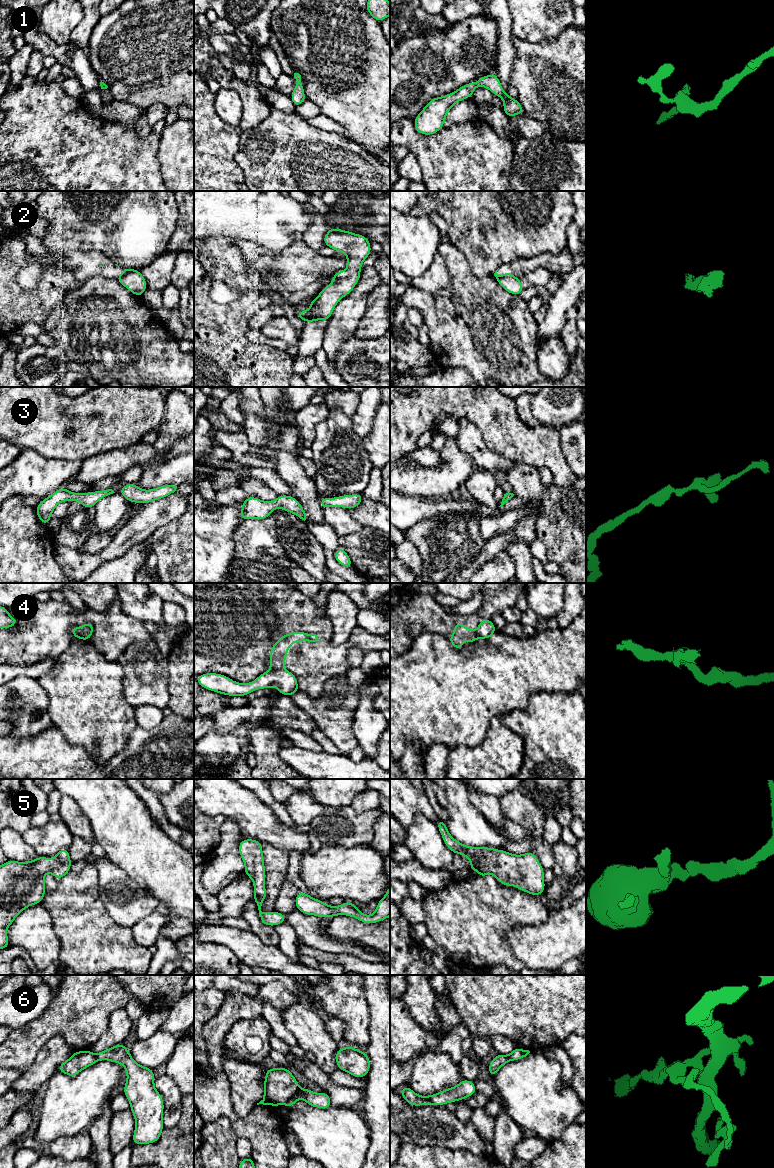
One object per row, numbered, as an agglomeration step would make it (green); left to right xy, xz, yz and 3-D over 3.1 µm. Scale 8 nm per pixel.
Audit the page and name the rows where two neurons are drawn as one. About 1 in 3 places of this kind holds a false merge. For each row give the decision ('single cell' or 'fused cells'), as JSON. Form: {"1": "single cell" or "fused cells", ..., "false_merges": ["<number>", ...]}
{"1": "single cell", "2": "fused cells", "3": "single cell", "4": "fused cells", "5": "single cell", "6": "fused cells", "false_merges": ["2", "4", "6"]}

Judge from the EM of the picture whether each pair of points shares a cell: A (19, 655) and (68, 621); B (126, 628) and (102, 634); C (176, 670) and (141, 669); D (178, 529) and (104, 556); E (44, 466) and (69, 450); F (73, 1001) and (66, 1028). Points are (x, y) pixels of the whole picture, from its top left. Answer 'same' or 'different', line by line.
A: same
B: same
C: different
D: different
E: different
F: same

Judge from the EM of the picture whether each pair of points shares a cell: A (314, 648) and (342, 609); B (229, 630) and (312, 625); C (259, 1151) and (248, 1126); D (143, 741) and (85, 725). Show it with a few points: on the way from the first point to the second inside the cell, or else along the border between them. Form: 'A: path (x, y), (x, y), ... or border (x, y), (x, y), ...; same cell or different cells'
A: border (324, 608), (331, 622), (331, 643), (344, 644); different cells
B: path (250, 640), (291, 640); same cell
C: path (259, 1145), (259, 1137), (254, 1132); same cell
D: border (137, 725), (131, 732), (126, 746), (115, 756); different cells

